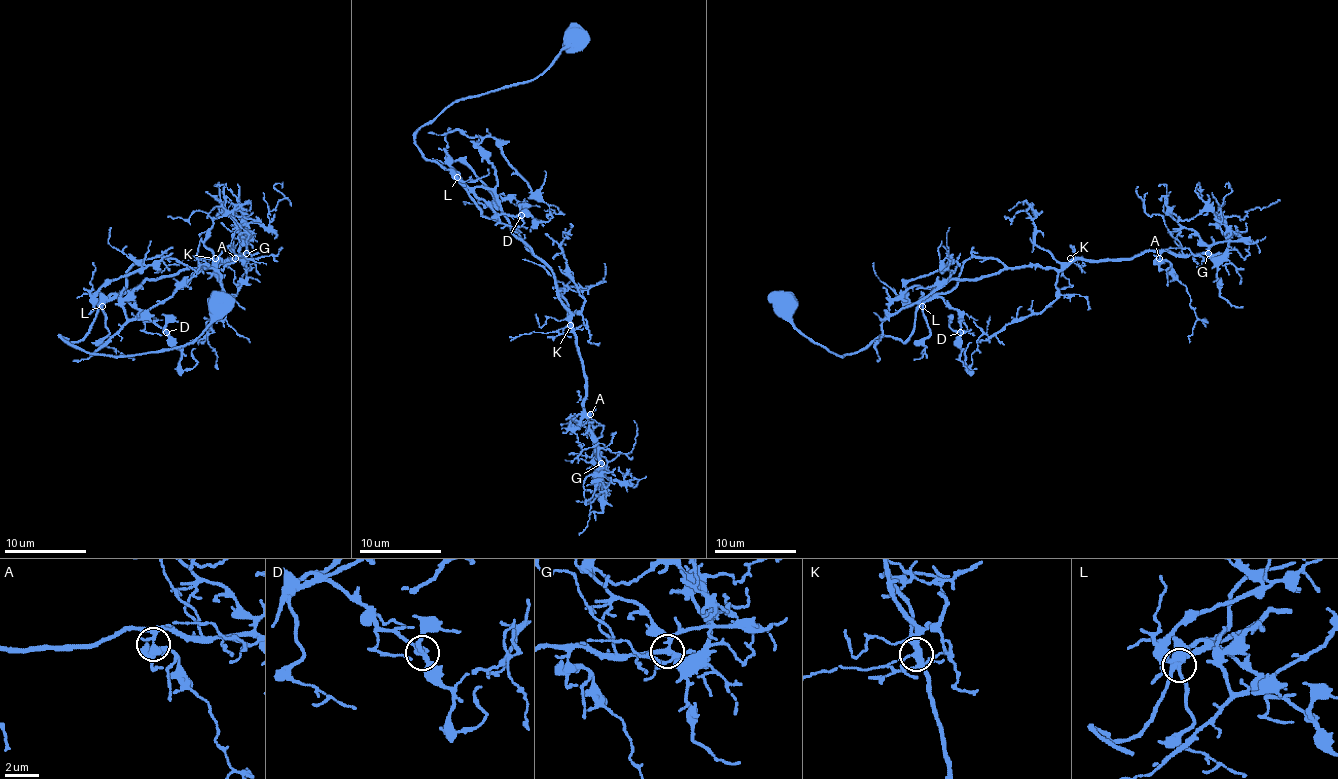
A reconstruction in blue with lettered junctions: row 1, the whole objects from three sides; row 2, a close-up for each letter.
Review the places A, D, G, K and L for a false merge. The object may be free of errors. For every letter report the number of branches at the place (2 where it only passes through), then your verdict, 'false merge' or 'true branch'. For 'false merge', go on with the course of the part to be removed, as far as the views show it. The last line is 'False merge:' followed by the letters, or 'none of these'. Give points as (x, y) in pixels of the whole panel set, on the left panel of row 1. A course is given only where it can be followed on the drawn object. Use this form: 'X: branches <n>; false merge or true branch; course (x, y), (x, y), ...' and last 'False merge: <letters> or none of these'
A: branches 4; true branch
D: branches 4; true branch
G: branches 6; true branch
K: branches 6; true branch
L: branches 5; true branch
False merge: none of these

